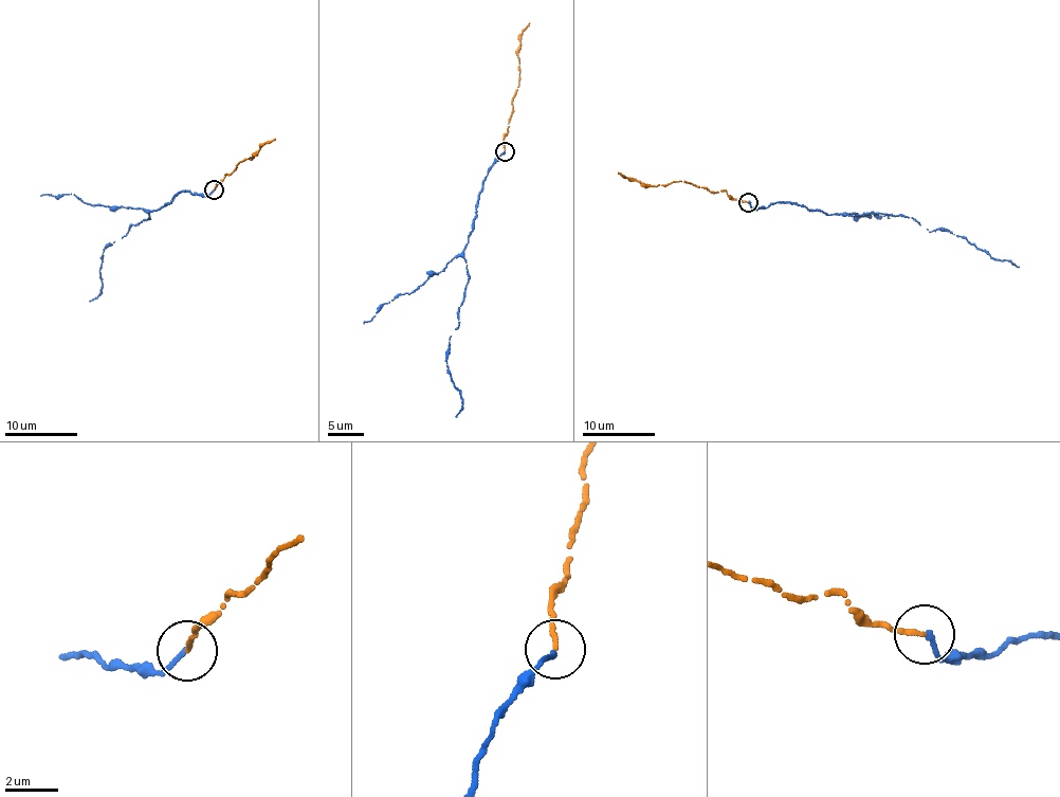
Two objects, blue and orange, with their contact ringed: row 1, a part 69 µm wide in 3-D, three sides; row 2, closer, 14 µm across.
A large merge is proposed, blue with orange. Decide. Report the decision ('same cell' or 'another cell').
same cell

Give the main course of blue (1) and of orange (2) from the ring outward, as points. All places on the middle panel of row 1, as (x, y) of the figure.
1: (504, 152), (488, 170), (463, 250), (469, 282), (446, 360), (462, 399), (456, 417)
2: (504, 150), (504, 136), (517, 90), (519, 34), (529, 23)

